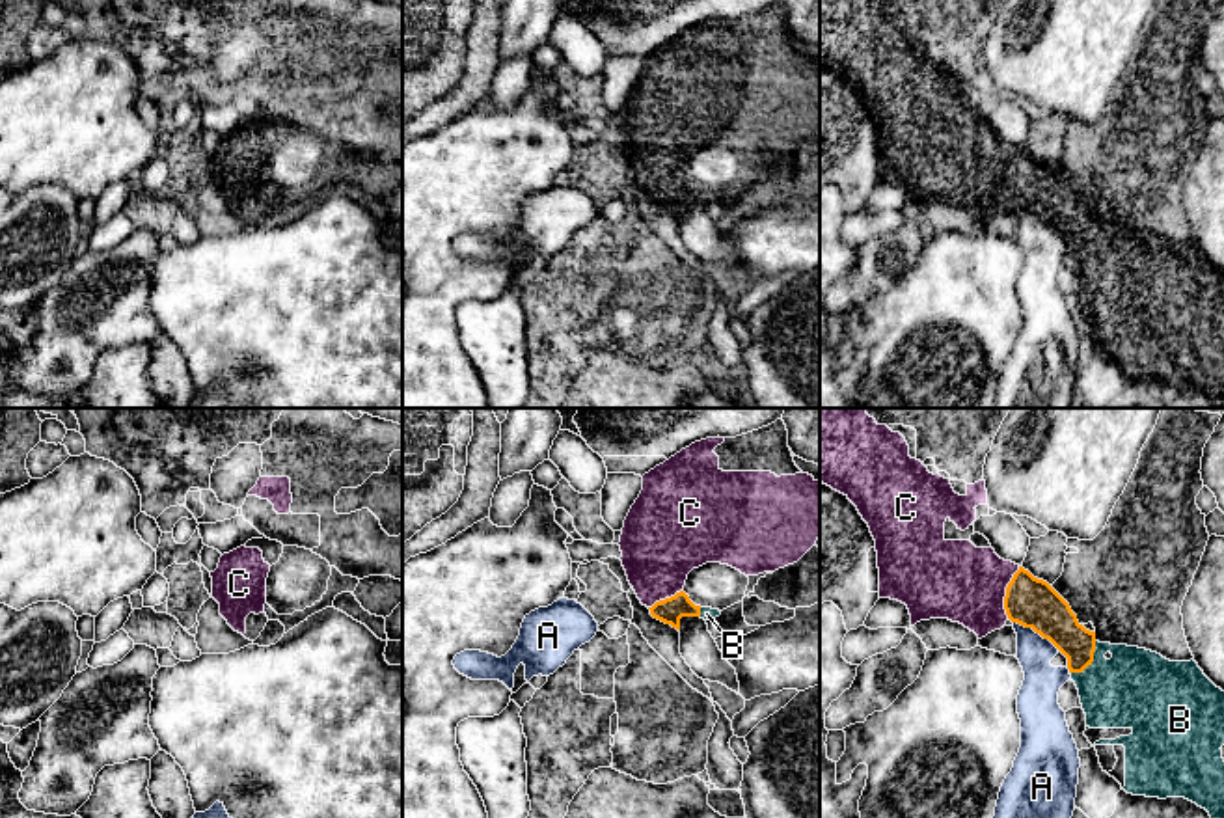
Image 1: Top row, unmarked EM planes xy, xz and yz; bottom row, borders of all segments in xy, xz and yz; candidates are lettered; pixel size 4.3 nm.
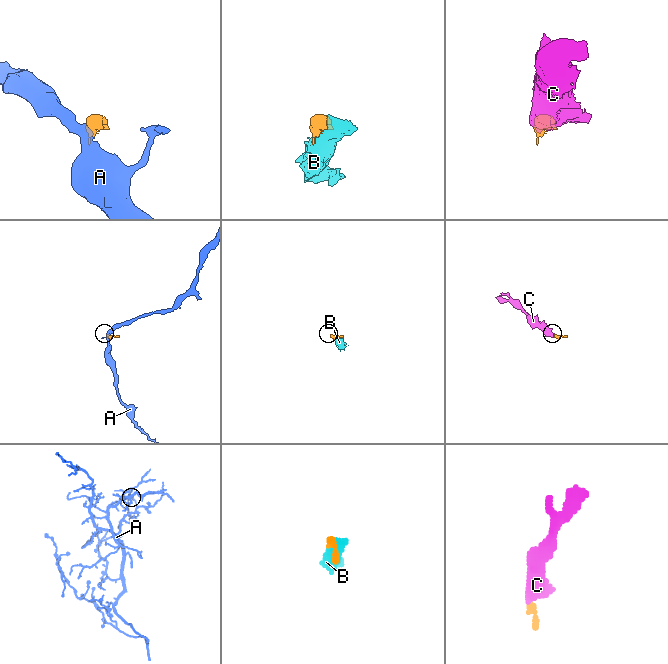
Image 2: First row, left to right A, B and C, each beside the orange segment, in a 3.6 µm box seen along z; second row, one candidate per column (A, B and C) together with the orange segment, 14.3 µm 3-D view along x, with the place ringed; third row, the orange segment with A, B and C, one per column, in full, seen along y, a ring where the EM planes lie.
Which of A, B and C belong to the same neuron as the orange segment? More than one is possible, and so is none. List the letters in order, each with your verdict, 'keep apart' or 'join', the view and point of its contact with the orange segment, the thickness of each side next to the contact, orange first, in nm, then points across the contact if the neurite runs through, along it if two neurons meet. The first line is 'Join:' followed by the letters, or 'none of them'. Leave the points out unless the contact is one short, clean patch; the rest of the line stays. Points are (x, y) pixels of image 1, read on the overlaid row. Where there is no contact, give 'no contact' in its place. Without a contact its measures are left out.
Join: B, C
A: keep apart; meets orange in yz at (1036, 632); 220 nm thick on the orange side, 160 nm on the other; border along yz (1014, 621), (1031, 627), (1059, 649)
B: join; meets orange in yz at (1090, 662); 180 nm thick on the orange side, 340 nm on the other
C: join; meets orange in yz at (1006, 593); 220 nm thick on the orange side, 340 nm on the other; runs through yz (1031, 602), (1006, 593), (954, 580)

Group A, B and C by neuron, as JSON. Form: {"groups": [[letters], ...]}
{"groups": [["A"], ["B", "C"]]}

